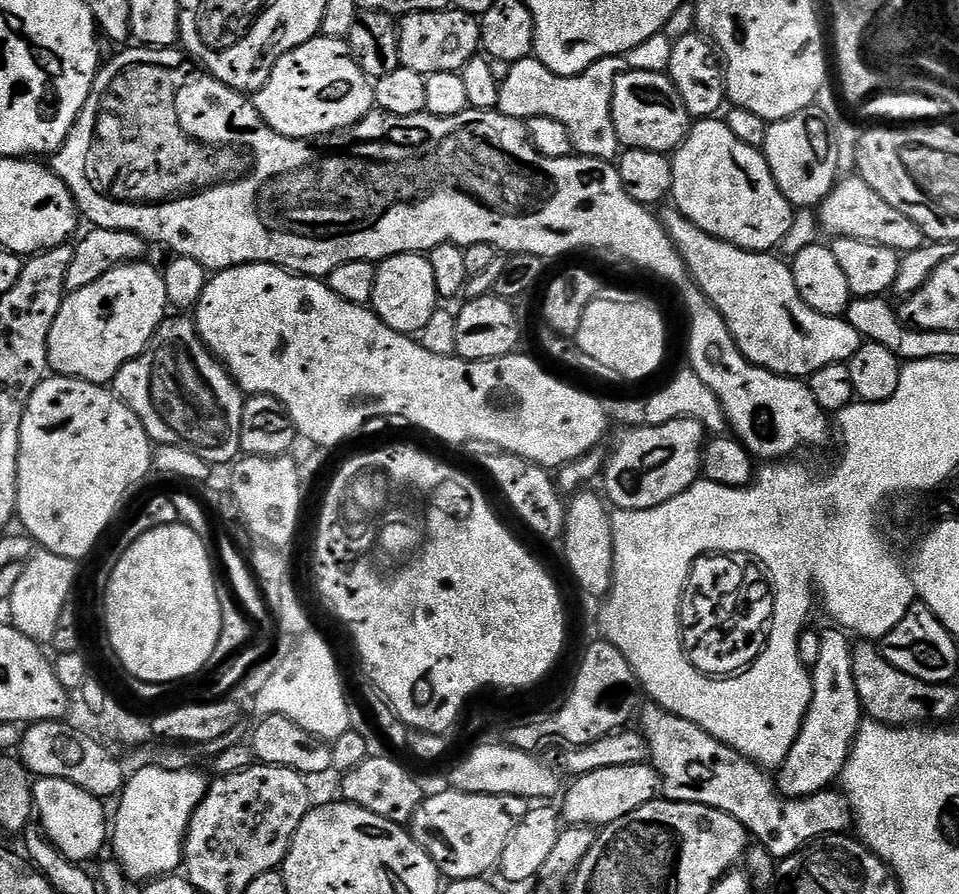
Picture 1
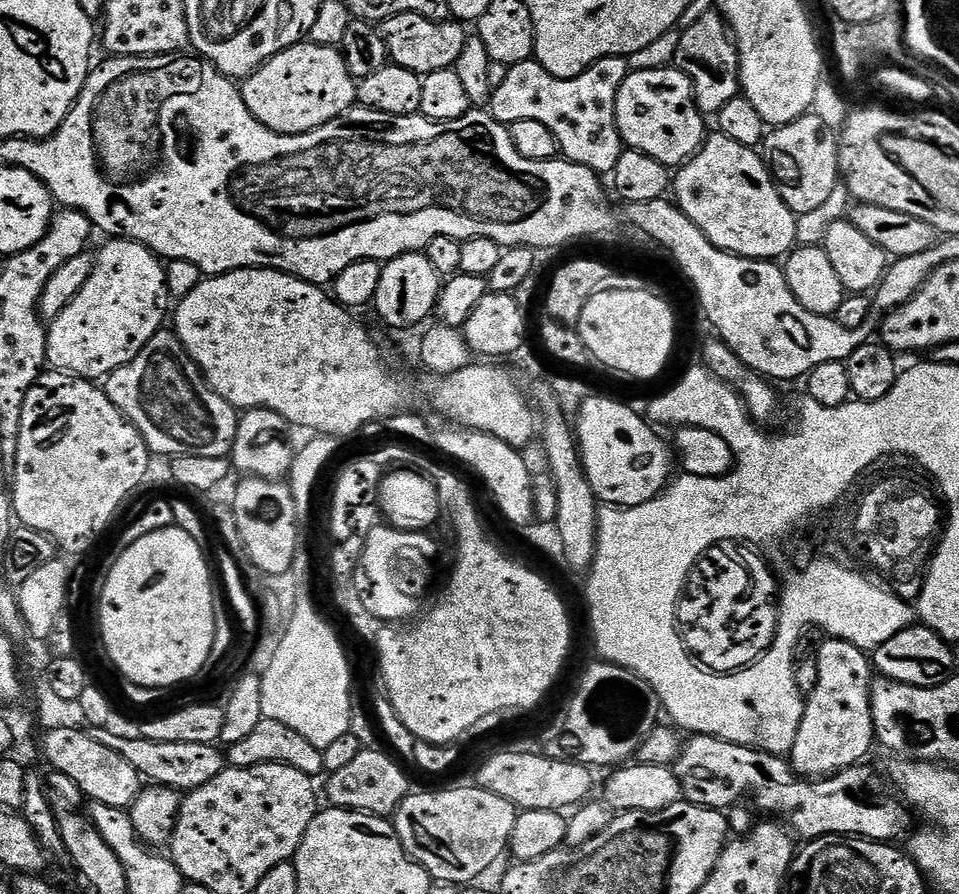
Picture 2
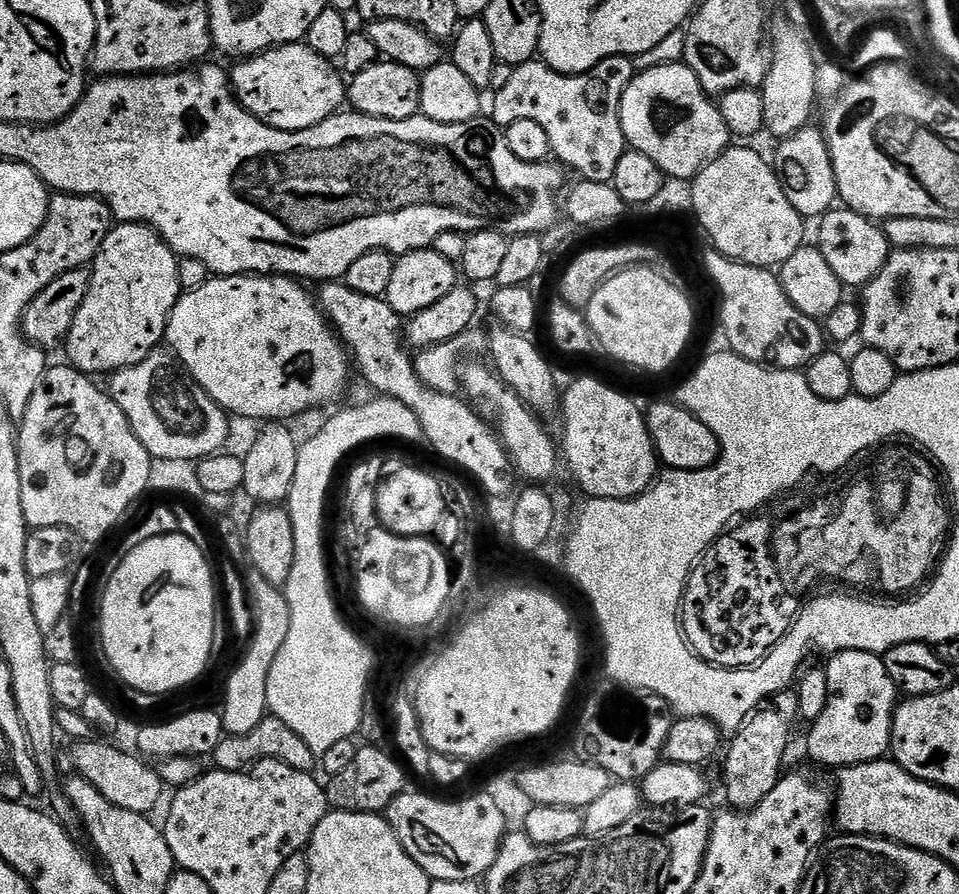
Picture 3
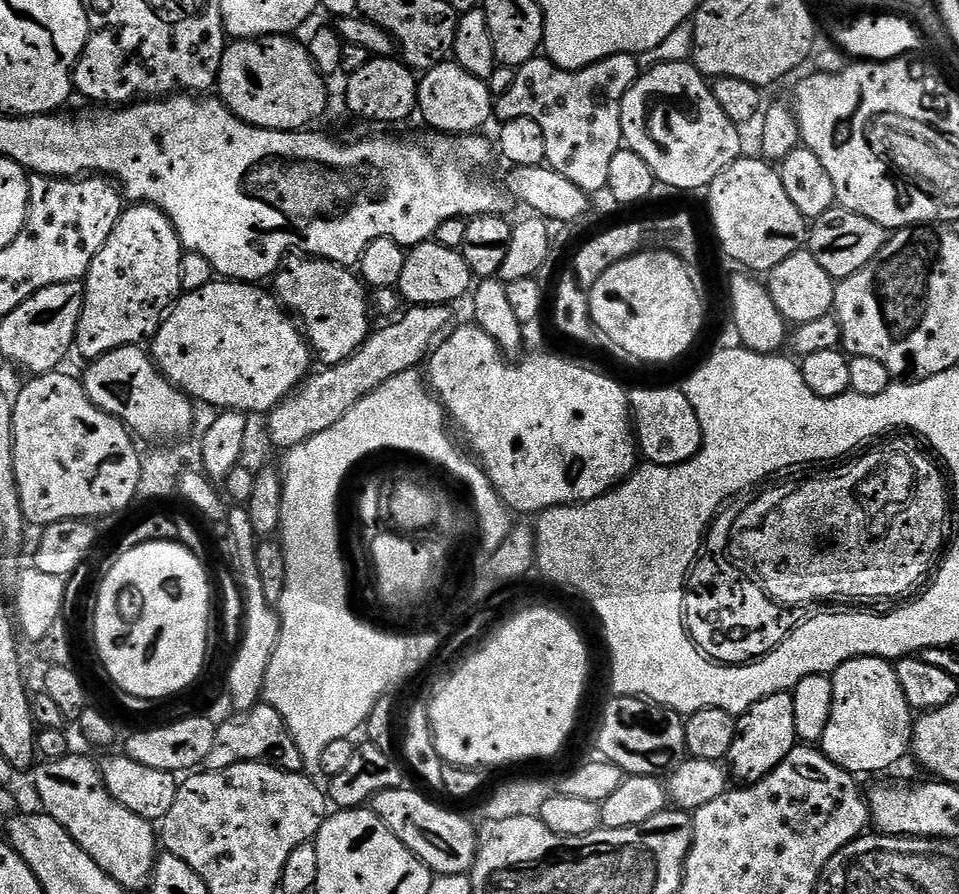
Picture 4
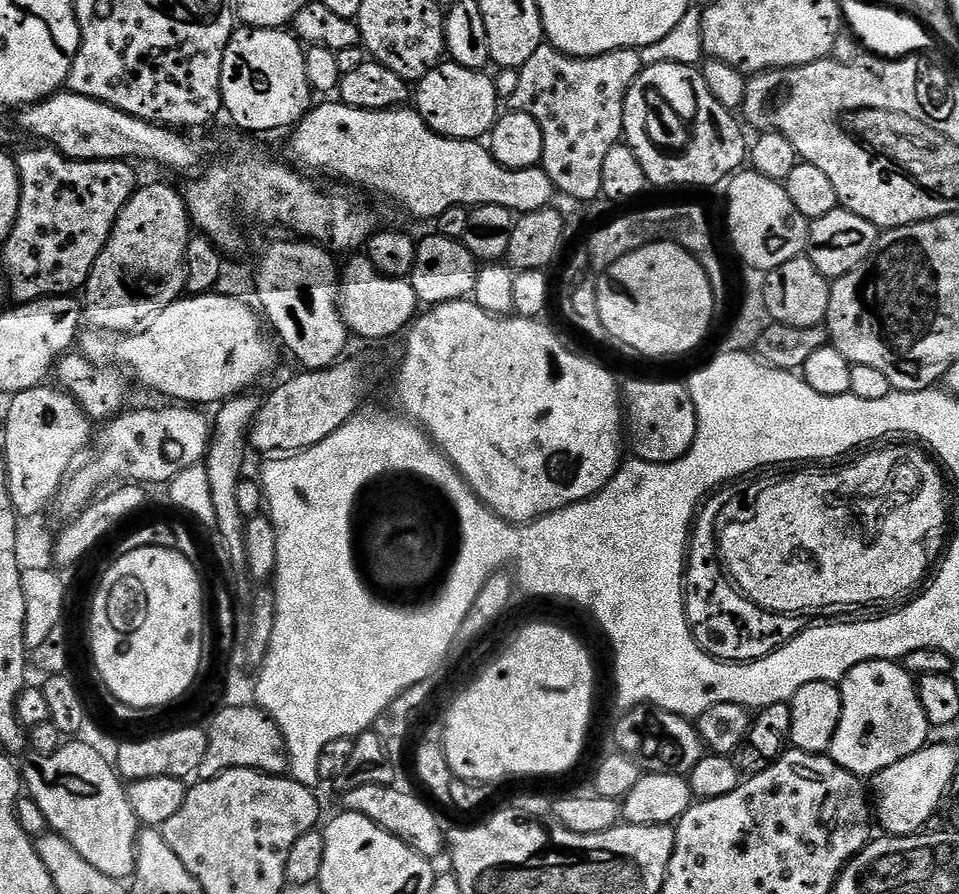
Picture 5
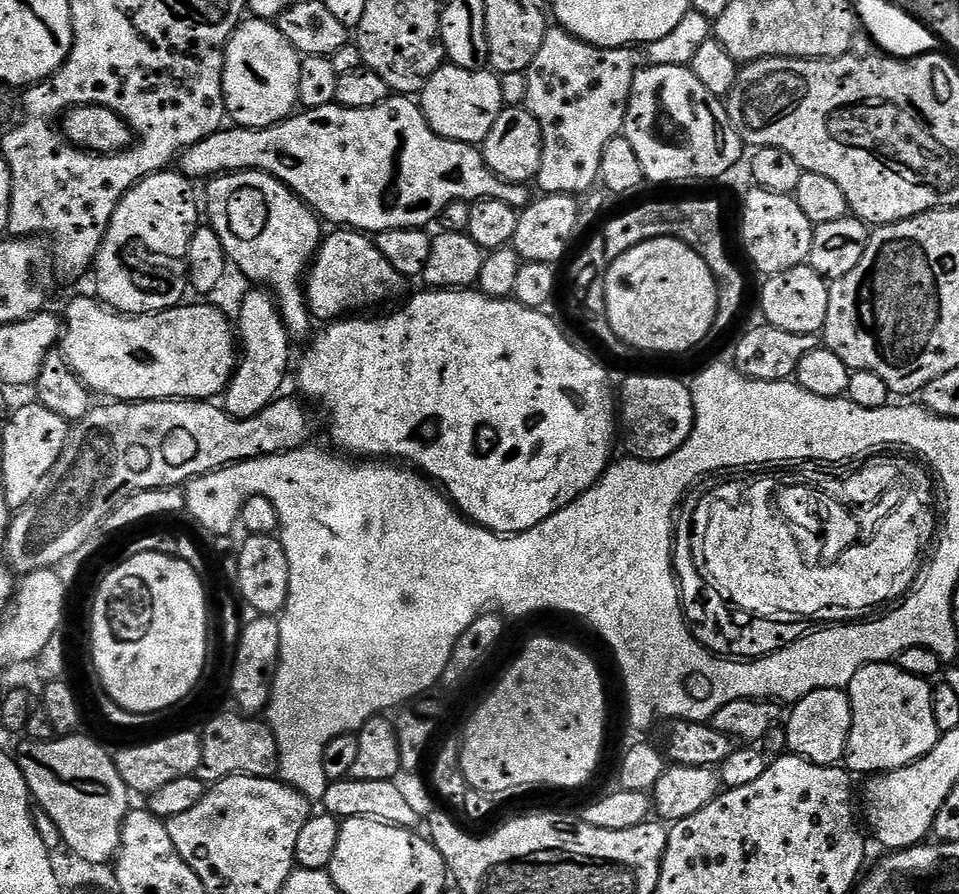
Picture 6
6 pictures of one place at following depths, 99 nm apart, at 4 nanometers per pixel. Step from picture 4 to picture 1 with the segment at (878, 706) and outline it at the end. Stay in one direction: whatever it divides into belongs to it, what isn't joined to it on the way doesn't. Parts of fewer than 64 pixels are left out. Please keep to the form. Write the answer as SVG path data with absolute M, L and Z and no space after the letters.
M839 627L820 632L822 647L818 662L810 669L812 678L812 701L790 754L781 762L774 779L780 793L786 798L813 796L831 789L839 781L840 769L852 753L852 745L862 727L862 709L858 690L854 690L854 668L852 666L853 641L847 631Z

